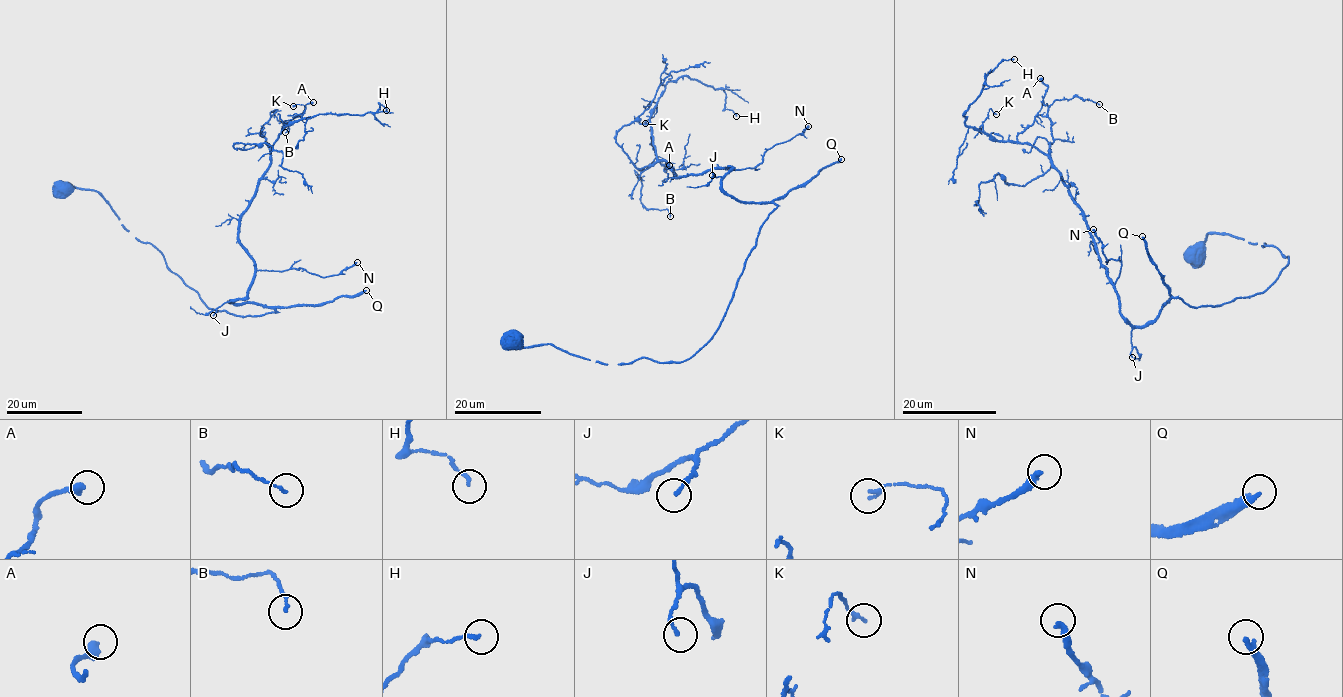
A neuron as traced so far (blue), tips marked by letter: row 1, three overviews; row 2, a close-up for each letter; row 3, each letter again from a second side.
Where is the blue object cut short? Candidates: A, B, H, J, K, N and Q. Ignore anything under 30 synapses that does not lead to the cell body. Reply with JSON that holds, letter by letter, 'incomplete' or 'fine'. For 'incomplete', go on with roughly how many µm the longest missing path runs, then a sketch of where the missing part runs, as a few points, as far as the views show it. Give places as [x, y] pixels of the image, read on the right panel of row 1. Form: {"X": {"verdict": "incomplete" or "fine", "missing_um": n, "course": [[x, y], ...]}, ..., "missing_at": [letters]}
{"A": {"verdict": "fine"}, "B": {"verdict": "fine"}, "H": {"verdict": "fine"}, "J": {"verdict": "fine"}, "K": {"verdict": "fine"}, "N": {"verdict": "fine"}, "Q": {"verdict": "incomplete", "missing_um": 180, "course": [[1142, 236], [1003, 98], [1000, 74], [1025, 36], [1062, 31], [1138, 73], [1078, 106], [971, 106], [923, 148]]}, "missing_at": ["Q"]}

